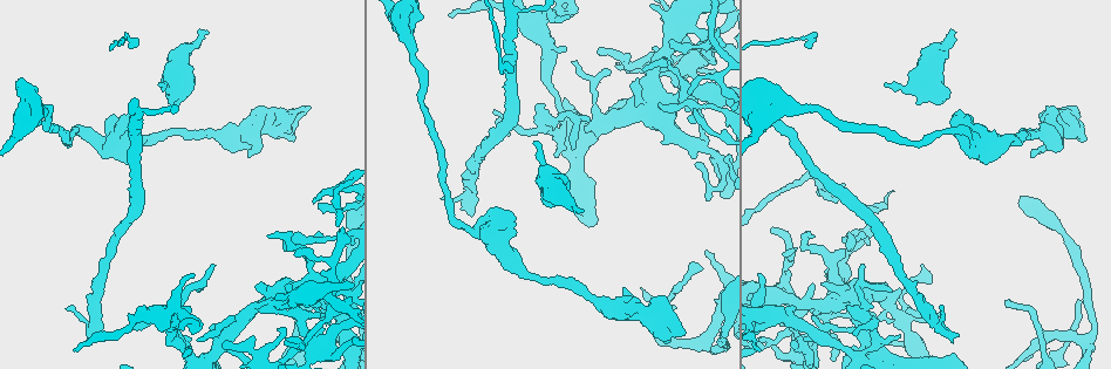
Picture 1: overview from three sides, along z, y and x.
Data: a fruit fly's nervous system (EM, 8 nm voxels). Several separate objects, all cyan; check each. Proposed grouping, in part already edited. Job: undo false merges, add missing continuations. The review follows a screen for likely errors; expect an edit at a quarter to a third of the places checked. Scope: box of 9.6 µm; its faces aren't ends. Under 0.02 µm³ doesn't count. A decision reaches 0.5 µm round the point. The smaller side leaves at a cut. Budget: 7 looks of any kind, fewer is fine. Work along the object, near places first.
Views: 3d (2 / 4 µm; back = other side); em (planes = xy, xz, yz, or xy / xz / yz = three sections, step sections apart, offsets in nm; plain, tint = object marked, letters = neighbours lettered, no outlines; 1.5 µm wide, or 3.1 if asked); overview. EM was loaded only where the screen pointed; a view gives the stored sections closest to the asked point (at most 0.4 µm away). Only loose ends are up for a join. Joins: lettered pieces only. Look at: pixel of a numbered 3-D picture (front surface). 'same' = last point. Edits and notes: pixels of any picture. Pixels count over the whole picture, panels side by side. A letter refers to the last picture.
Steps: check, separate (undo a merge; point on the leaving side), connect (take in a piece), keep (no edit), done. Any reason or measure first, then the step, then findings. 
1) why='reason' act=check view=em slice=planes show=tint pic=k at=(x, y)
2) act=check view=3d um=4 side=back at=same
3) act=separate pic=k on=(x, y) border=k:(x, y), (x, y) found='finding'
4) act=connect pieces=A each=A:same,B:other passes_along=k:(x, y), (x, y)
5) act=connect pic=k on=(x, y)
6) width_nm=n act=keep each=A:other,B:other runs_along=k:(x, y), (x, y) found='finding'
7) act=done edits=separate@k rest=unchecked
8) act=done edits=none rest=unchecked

why='tapers out' act=check view=3d um=2 pic=1 at=(313, 201)

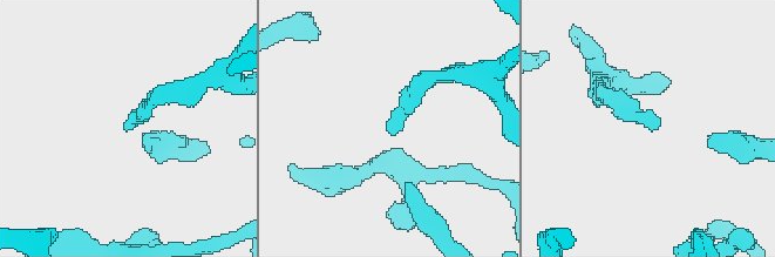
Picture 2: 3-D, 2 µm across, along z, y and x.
act=check view=em slice=planes show=letters pic=2 at=(649, 129)

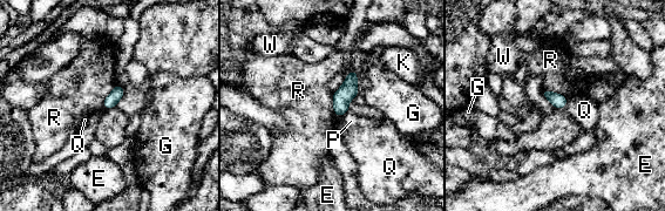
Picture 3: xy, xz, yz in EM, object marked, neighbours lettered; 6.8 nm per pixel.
longest_contact=R:190nm act=keep each=E:other,G:other,K:other,P:other,Q:other,R:other,W:other border=3:(568, 99), (562, 108) found='no lettered piece goes on from it'

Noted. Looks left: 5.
why='branch stops here' act=check view=3d um=4 pic=1 at=(952, 32)

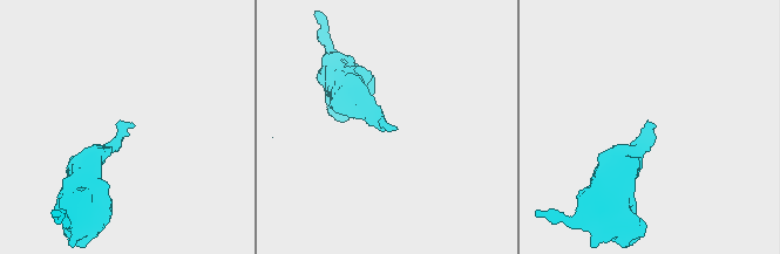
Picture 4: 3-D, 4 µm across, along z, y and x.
why='shape alone is not enough' act=check view=em slice=xy step=8 show=letters pic=4 at=(651, 127)

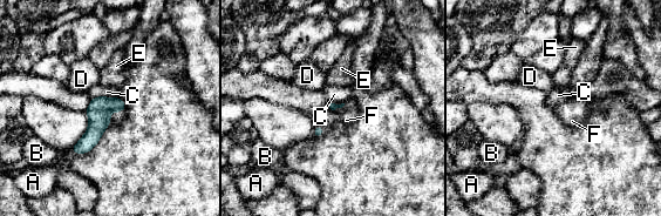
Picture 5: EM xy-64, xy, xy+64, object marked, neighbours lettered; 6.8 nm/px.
why='another direction' act=check view=em slice=planes show=letters at=same

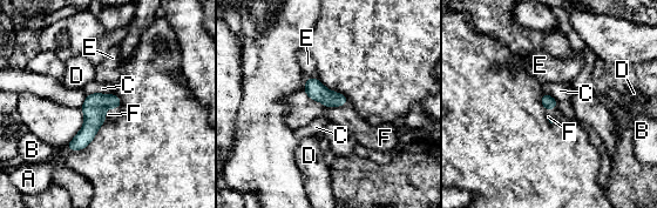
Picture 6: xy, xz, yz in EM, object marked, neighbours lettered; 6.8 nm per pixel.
act=connect pieces=F each=A:other,B:other,C:other,D:other,E:other,F:same passes_along=6:(313, 88), (337, 106), (345, 116) found='it goes on there'

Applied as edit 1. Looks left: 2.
why='redraw' act=check view=overview

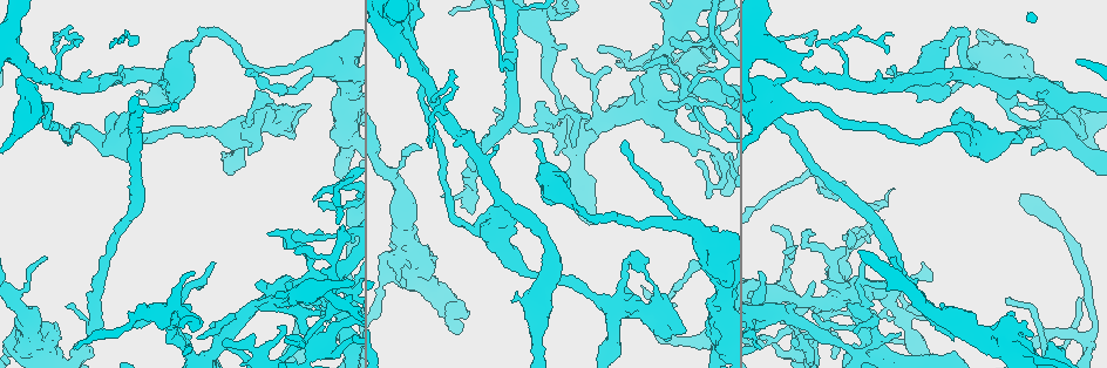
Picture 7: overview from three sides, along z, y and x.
why='sharp bend' act=check view=em slice=planes show=letters pic=7 at=(184, 345)

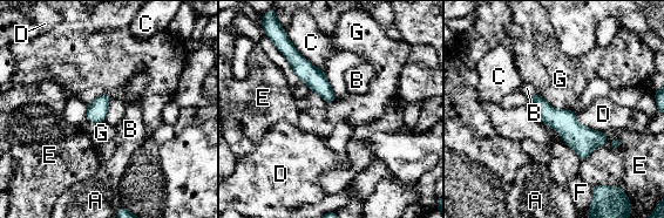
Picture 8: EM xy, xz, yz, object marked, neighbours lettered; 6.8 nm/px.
longest_contact=C:300nm act=keep each=A:other,B:other,C:other,D:other,E:other,F:other,G:other border=8:(535, 93), (556, 108), (571, 110) found='continuous, no second cell'

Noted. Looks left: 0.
act=done edits=connect@6 rest=unchecked

